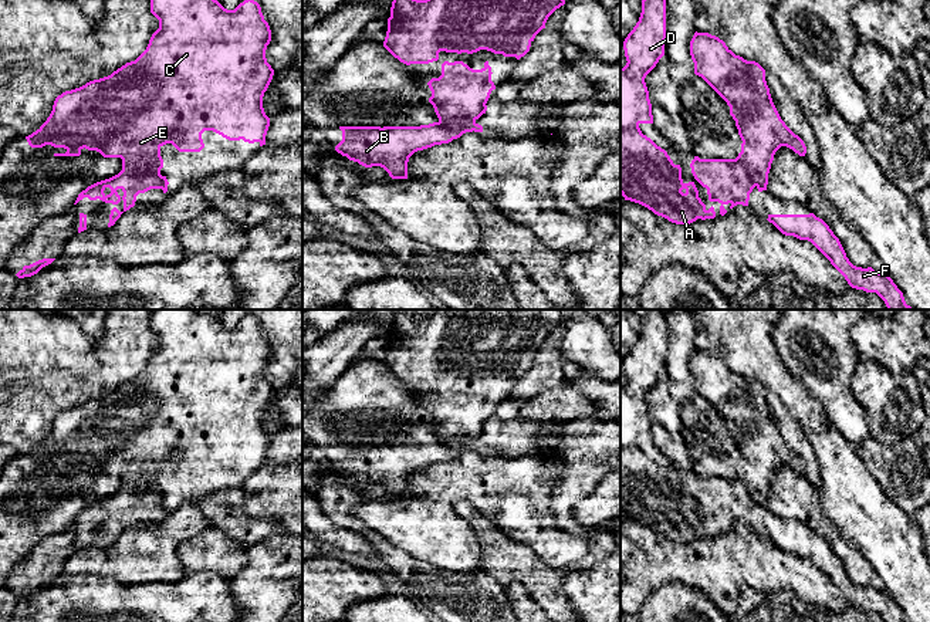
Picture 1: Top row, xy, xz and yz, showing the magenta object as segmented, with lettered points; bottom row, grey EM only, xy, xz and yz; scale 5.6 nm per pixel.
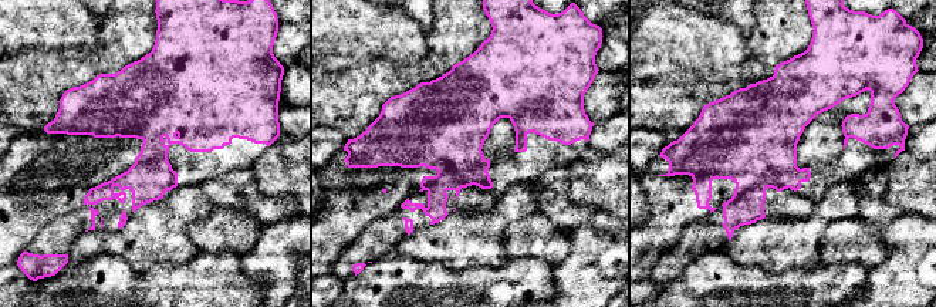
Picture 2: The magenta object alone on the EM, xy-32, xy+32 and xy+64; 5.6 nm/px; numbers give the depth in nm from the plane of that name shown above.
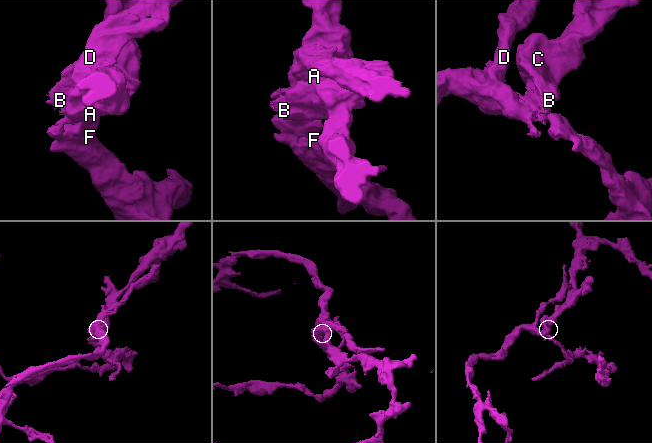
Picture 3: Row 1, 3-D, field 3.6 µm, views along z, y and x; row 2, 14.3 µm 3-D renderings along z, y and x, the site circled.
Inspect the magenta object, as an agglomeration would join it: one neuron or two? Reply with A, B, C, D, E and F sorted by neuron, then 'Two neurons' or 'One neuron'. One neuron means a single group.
Groups: A D F / B C E. Two neurons

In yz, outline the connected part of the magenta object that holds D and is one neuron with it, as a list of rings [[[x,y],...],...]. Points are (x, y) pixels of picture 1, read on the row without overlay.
[[[667,310],[647,311],[642,318],[639,339],[623,359],[628,381],[620,386],[620,513],[672,541],[690,542],[697,537],[714,537],[714,525],[706,527],[694,500],[684,501],[680,483],[674,483],[667,470],[639,446],[640,442],[653,442],[645,396],[664,373],[666,312]]]

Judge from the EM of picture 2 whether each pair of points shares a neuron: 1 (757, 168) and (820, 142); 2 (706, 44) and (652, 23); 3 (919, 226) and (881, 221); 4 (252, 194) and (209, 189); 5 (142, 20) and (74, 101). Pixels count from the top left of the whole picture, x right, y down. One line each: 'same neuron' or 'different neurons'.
1: different neurons
2: same neuron
3: different neurons
4: same neuron
5: different neurons

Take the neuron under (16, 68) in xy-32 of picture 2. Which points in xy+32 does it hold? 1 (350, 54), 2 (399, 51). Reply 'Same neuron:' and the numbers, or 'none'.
Same neuron: none

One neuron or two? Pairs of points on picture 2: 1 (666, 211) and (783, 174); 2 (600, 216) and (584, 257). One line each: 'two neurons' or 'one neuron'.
1: one neuron
2: one neuron

